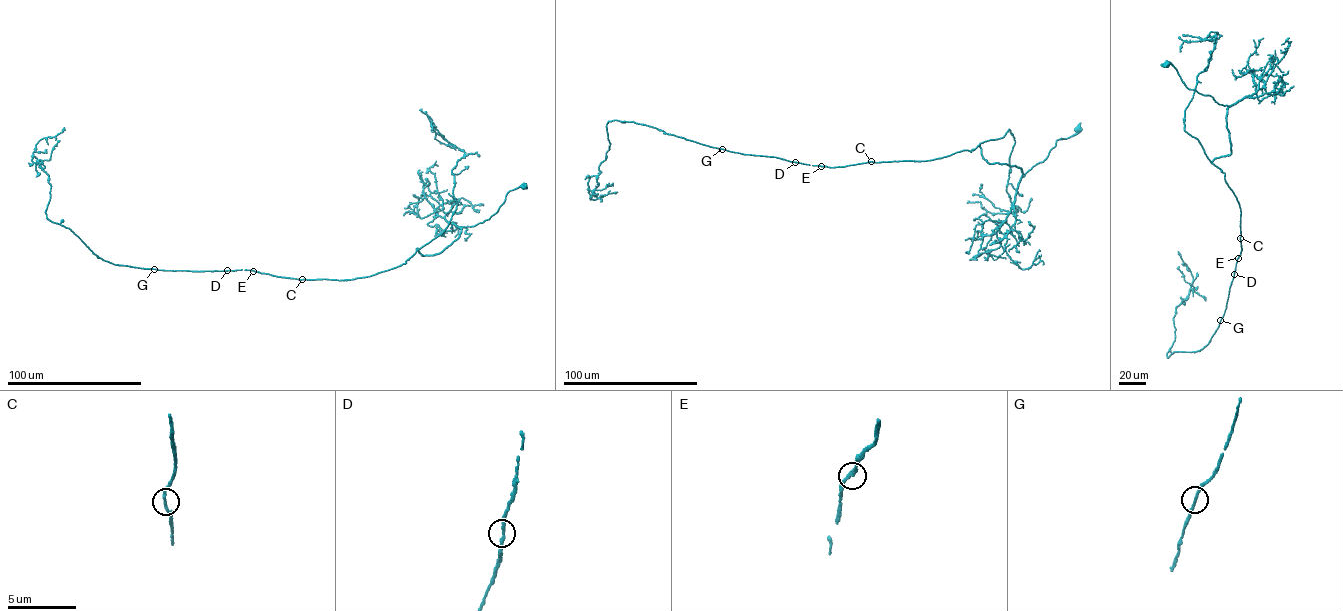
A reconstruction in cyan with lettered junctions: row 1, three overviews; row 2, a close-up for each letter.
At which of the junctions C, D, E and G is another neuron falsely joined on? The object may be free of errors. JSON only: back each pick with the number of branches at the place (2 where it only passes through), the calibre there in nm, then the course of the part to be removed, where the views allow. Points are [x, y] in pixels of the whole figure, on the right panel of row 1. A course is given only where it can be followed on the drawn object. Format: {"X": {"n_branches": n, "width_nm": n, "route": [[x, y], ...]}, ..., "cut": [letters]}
{"cut": []}

